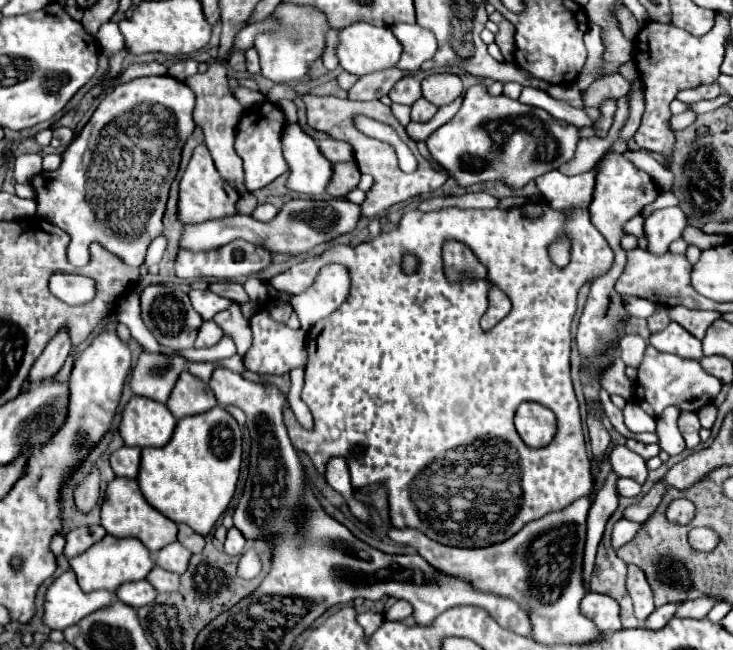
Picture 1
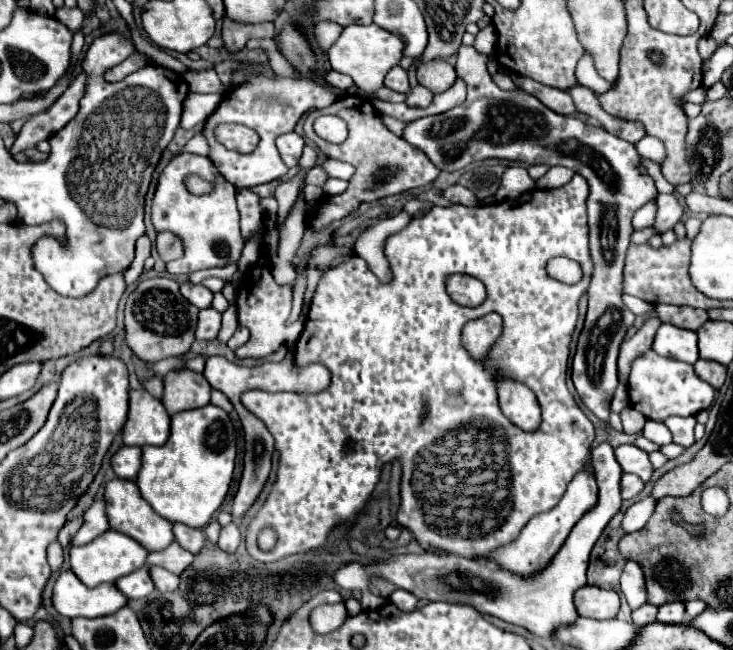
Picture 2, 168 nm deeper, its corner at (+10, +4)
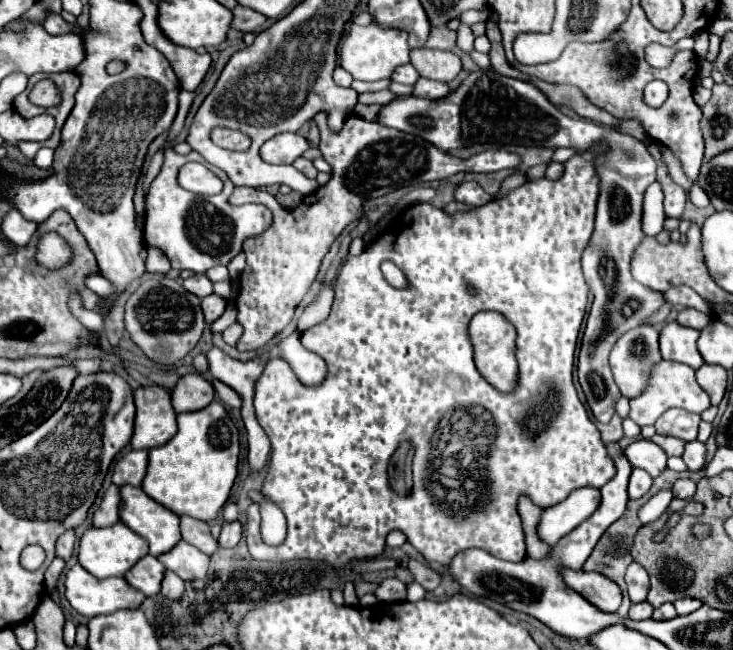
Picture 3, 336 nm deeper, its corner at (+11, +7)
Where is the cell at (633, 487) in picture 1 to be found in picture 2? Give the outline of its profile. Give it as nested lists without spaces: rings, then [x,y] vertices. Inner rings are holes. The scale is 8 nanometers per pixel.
[[[624,474],[622,476],[622,484],[620,484],[622,498],[632,500],[632,498],[636,498],[642,492],[642,488],[644,488],[644,482],[638,476],[634,476],[634,474]]]

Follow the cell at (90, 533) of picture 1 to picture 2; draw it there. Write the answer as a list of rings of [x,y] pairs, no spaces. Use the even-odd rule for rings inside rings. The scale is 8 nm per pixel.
[[[96,500],[84,514],[84,524],[82,528],[76,532],[76,536],[72,538],[72,546],[82,546],[86,542],[92,542],[94,538],[98,538],[102,532],[110,530],[108,524],[108,516],[106,516],[106,502],[104,500]]]

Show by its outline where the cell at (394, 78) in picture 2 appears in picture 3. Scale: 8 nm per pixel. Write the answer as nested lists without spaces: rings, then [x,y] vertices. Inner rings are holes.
[[[411,63],[397,67],[397,69],[393,71],[393,75],[391,75],[391,81],[403,83],[403,85],[415,85],[417,79],[419,79],[419,73],[415,71],[415,67],[413,67]]]

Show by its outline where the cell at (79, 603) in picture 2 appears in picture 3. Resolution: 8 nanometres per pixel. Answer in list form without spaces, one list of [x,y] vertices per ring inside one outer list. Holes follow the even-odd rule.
[[[79,563],[73,565],[67,571],[67,577],[65,577],[65,597],[67,597],[69,605],[79,615],[85,615],[85,617],[109,615],[109,613],[115,613],[119,609],[137,609],[141,605],[141,601],[145,599],[145,595],[143,593],[137,593],[123,577],[109,577],[105,581],[97,581]]]

